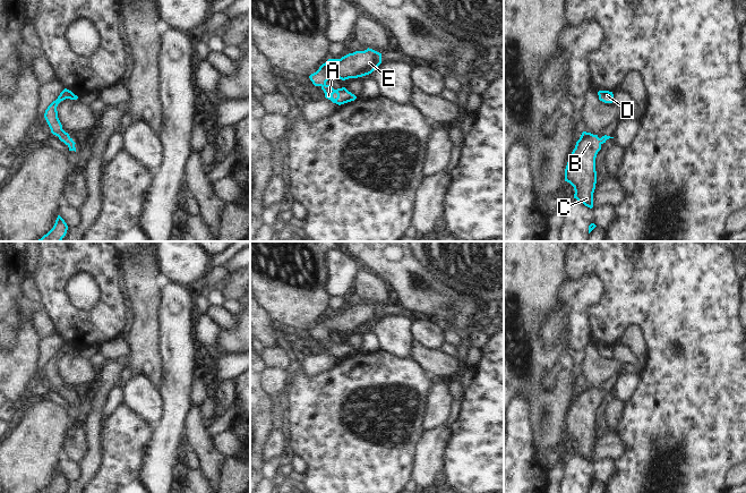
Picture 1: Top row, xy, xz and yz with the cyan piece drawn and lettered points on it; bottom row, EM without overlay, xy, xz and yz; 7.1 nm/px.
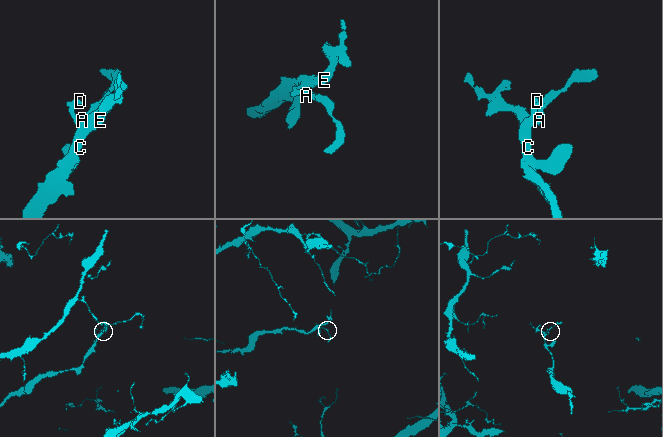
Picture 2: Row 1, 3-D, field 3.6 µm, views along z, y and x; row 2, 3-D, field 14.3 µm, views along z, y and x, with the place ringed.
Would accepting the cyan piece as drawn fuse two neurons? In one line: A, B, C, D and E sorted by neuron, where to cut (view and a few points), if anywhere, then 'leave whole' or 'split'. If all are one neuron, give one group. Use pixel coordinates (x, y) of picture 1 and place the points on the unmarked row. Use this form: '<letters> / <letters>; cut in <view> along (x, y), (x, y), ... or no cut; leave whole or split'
A B C D E; no cut; leave whole

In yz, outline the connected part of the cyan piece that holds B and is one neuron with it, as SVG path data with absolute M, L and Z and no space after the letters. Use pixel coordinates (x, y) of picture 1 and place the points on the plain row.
M583 385L565 423L565 435L574 441L574 452L590 462L593 461L597 437L595 411L609 392L614 391L604 389L599 392L598 389Z

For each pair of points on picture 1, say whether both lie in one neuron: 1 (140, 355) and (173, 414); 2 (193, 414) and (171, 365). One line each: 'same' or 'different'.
1: different
2: different

